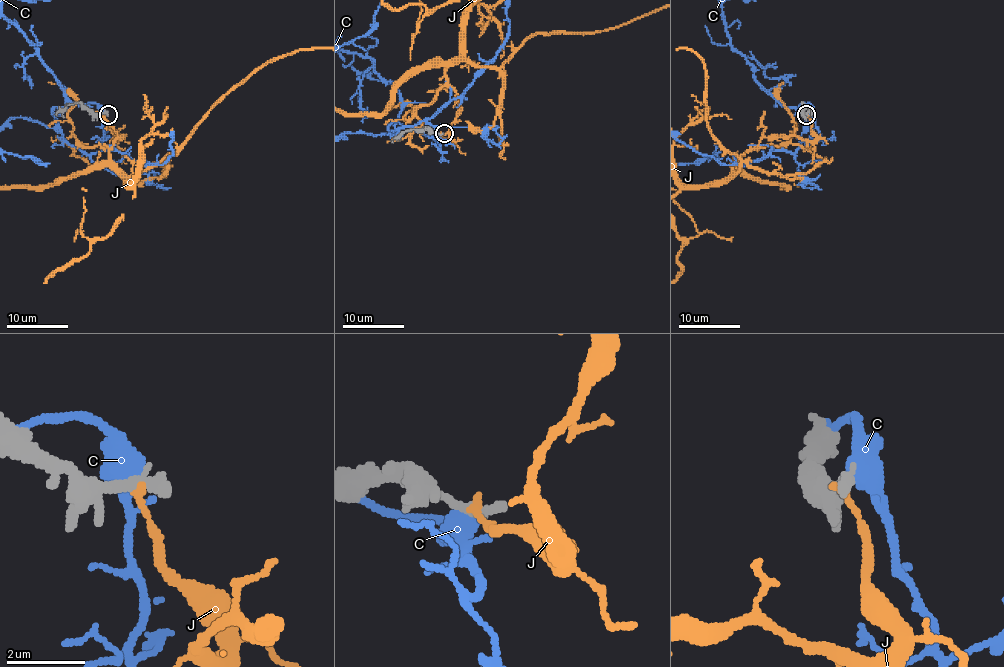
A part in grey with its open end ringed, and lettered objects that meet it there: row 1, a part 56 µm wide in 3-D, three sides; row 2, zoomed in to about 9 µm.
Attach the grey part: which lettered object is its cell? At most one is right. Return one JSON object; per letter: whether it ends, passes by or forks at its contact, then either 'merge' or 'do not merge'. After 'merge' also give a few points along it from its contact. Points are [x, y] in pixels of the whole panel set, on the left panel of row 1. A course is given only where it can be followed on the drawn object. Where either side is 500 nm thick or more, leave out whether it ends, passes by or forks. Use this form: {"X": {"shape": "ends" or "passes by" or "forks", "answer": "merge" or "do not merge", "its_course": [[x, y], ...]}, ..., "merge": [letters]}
{"C": {"answer": "do not merge"}, "J": {"shape": "ends", "answer": "do not merge"}, "merge": []}

